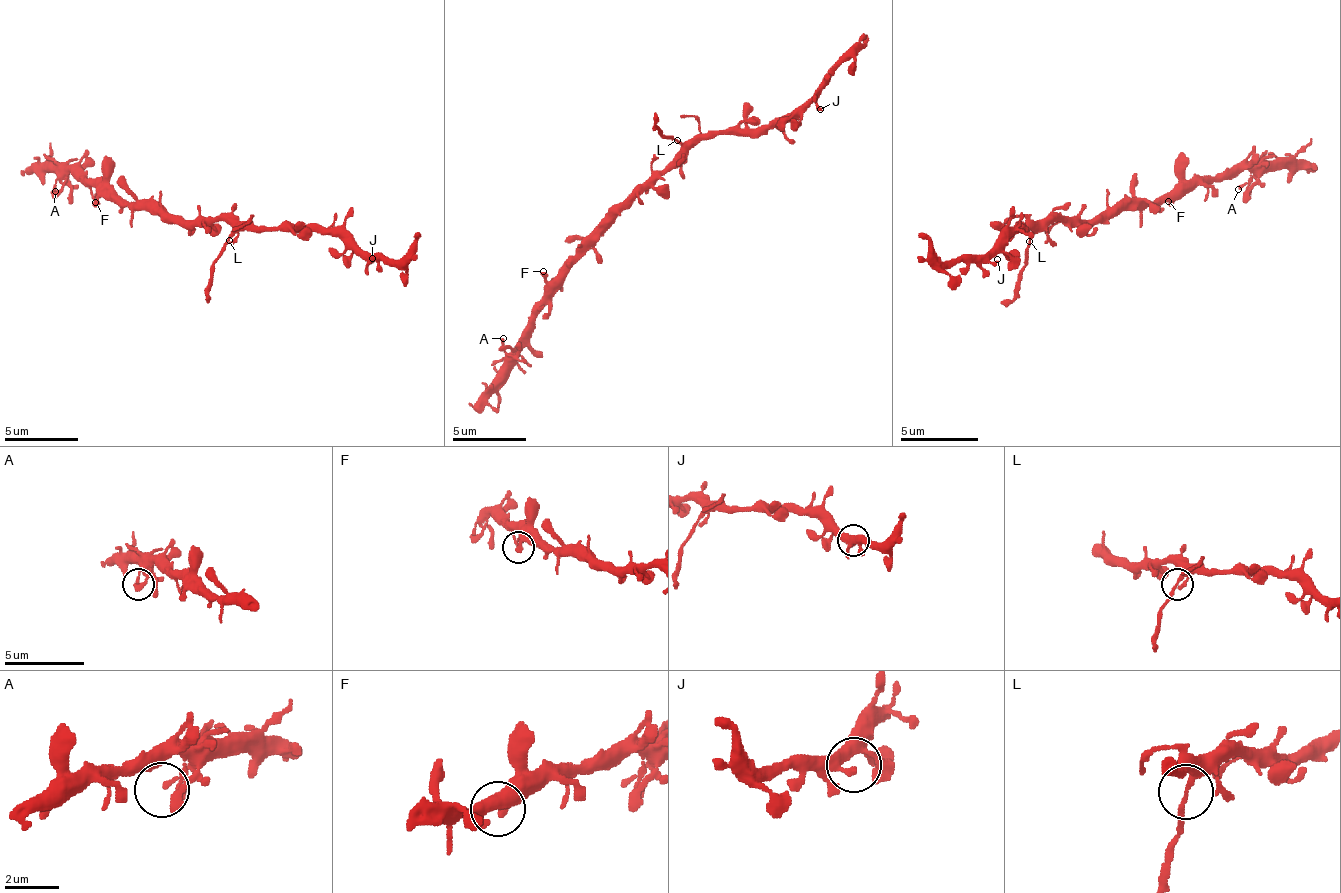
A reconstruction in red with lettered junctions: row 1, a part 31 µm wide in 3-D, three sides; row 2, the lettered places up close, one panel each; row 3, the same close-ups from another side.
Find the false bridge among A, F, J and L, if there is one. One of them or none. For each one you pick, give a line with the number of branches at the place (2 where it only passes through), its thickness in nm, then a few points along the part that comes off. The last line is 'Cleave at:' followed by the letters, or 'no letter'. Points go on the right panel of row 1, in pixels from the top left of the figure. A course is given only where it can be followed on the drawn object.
L: Branches: 2. Thickness 180 nm. Course of the part to remove: (1028, 240), (1020, 267), (1020, 287), (1001, 302)
Cleave at: L

